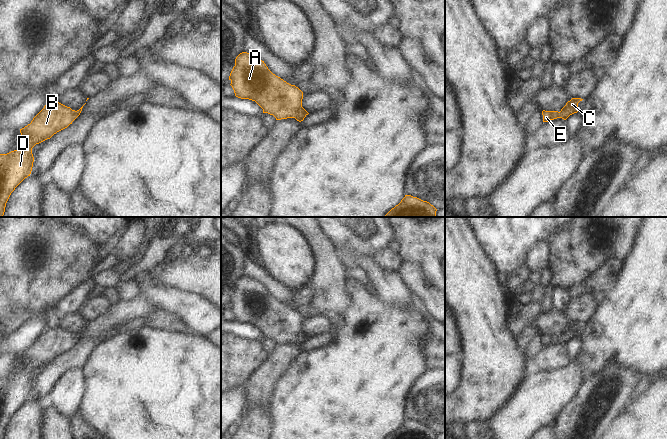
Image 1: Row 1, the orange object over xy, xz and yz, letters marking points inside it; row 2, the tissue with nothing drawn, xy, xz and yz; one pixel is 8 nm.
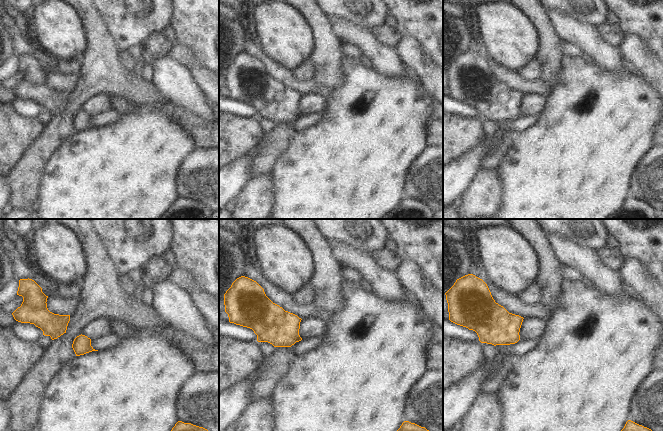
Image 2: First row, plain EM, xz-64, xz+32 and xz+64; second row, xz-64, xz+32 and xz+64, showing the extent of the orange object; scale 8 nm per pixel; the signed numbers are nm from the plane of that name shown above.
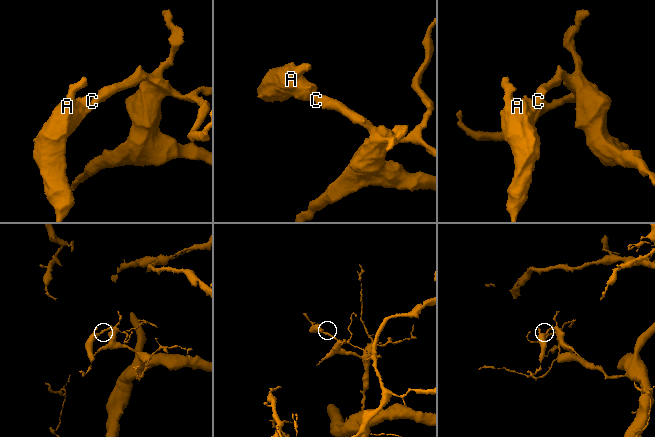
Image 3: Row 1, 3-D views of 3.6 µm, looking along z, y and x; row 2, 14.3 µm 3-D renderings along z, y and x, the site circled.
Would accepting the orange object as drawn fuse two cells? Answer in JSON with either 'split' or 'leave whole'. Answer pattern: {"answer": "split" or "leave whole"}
{"answer": "leave whole"}

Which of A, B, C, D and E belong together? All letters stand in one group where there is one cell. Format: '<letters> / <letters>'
A B C D E

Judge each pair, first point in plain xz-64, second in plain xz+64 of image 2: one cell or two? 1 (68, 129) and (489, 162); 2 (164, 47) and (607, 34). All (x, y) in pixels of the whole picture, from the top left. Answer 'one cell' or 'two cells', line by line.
1: one cell
2: one cell

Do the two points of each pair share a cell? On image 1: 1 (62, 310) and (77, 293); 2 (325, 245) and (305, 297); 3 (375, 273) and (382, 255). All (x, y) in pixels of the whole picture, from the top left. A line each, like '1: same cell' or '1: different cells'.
1: same cell
2: different cells
3: different cells

